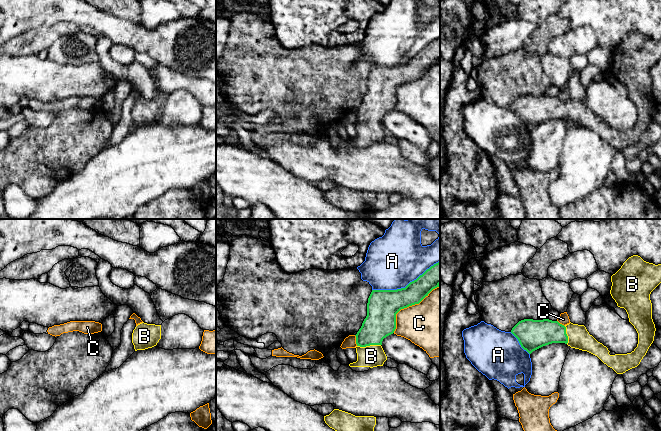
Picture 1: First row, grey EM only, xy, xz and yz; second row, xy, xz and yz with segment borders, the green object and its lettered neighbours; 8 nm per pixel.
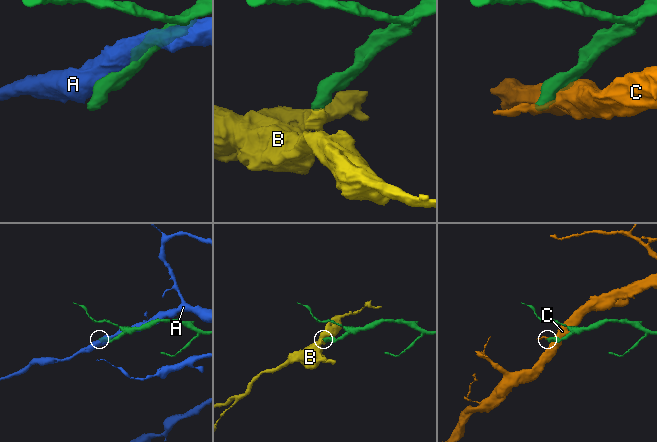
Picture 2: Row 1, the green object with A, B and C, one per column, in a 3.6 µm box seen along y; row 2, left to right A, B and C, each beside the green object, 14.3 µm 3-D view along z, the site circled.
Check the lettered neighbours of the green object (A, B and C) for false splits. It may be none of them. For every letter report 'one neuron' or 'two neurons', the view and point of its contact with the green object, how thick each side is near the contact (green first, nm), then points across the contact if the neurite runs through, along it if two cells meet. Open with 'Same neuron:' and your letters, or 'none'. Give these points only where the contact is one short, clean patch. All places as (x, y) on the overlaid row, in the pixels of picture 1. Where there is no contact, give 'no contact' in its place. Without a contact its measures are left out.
Same neuron: B
A: two neurons | xz (406, 286) | 260/440 nm
B: one neuron | xz (368, 345) | 260/180 nm | across xz (380, 322), (370, 335), (368, 345), (371, 356)
C: two neurons | xz (408, 306) | 260/420 nm

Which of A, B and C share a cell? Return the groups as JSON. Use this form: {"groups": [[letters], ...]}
{"groups": [["A"], ["B"], ["C"]]}

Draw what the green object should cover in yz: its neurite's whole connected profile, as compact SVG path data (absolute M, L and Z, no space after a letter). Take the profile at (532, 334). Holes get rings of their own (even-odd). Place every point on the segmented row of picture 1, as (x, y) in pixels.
M633 255L611 276L611 282L612 298L618 307L626 310L629 322L638 333L637 347L631 353L610 355L608 348L590 335L584 325L571 322L564 326L547 318L524 319L511 333L529 354L552 343L565 343L597 356L617 374L637 367L654 341L656 328L650 294L661 283L661 264L655 265Z

